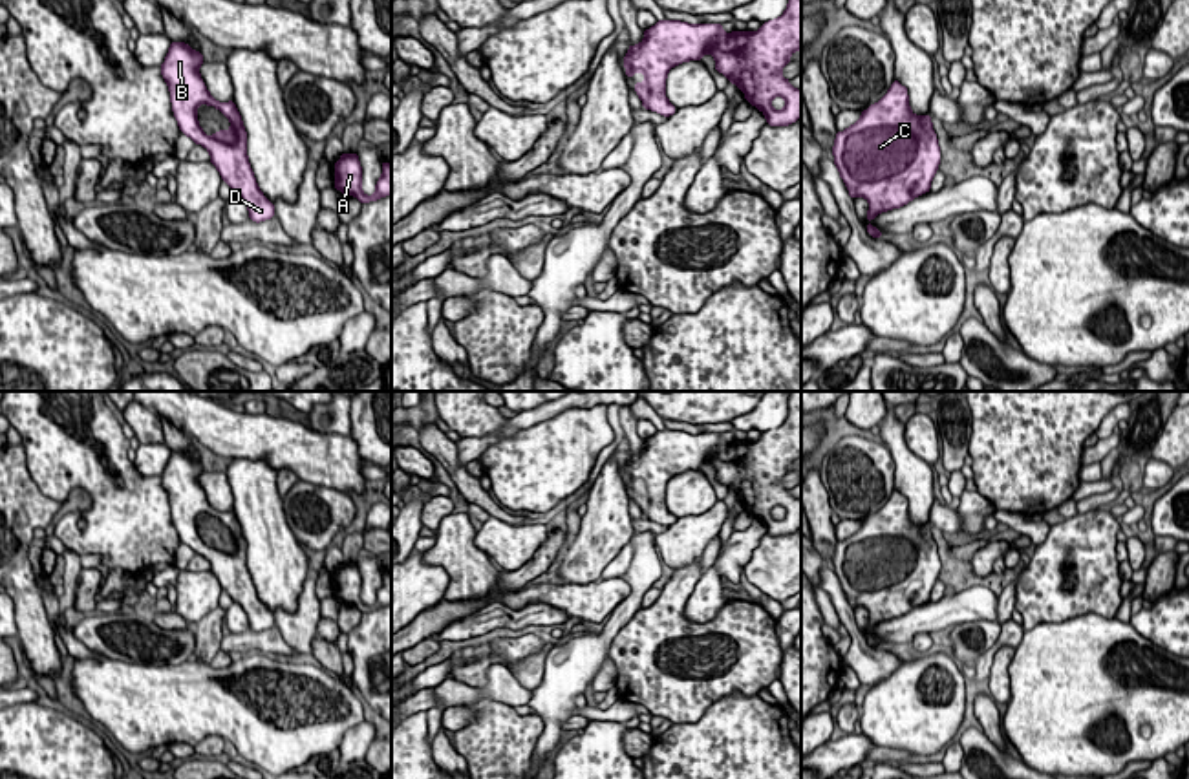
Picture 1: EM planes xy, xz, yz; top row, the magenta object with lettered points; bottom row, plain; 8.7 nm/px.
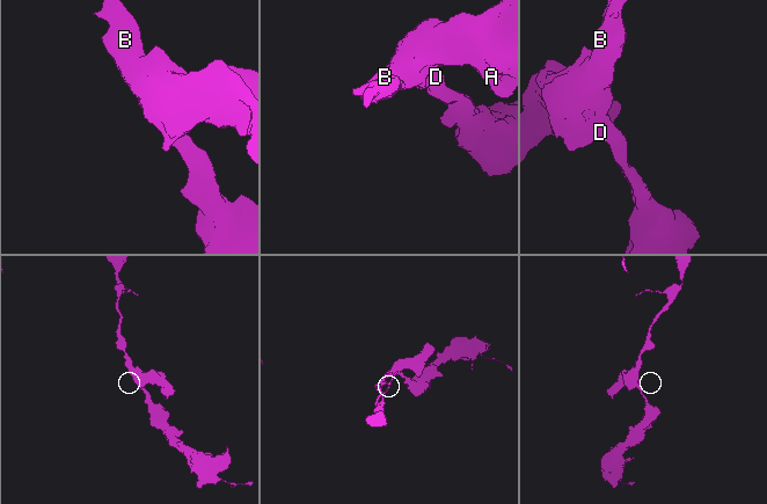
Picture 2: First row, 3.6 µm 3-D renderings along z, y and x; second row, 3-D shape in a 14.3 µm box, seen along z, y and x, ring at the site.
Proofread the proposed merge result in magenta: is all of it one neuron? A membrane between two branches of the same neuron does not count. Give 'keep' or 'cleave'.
keep

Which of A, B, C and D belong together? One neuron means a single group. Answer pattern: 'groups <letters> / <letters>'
groups A B C D

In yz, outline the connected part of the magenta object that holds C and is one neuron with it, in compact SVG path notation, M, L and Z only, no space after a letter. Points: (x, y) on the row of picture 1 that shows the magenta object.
M896 79L854 124L836 133L832 155L849 196L869 201L869 221L931 192L940 165L931 115L911 112L907 88Z

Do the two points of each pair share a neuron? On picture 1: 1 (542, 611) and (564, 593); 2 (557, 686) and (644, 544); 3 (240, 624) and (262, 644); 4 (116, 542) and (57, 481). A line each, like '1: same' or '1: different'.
1: different
2: same
3: different
4: same

